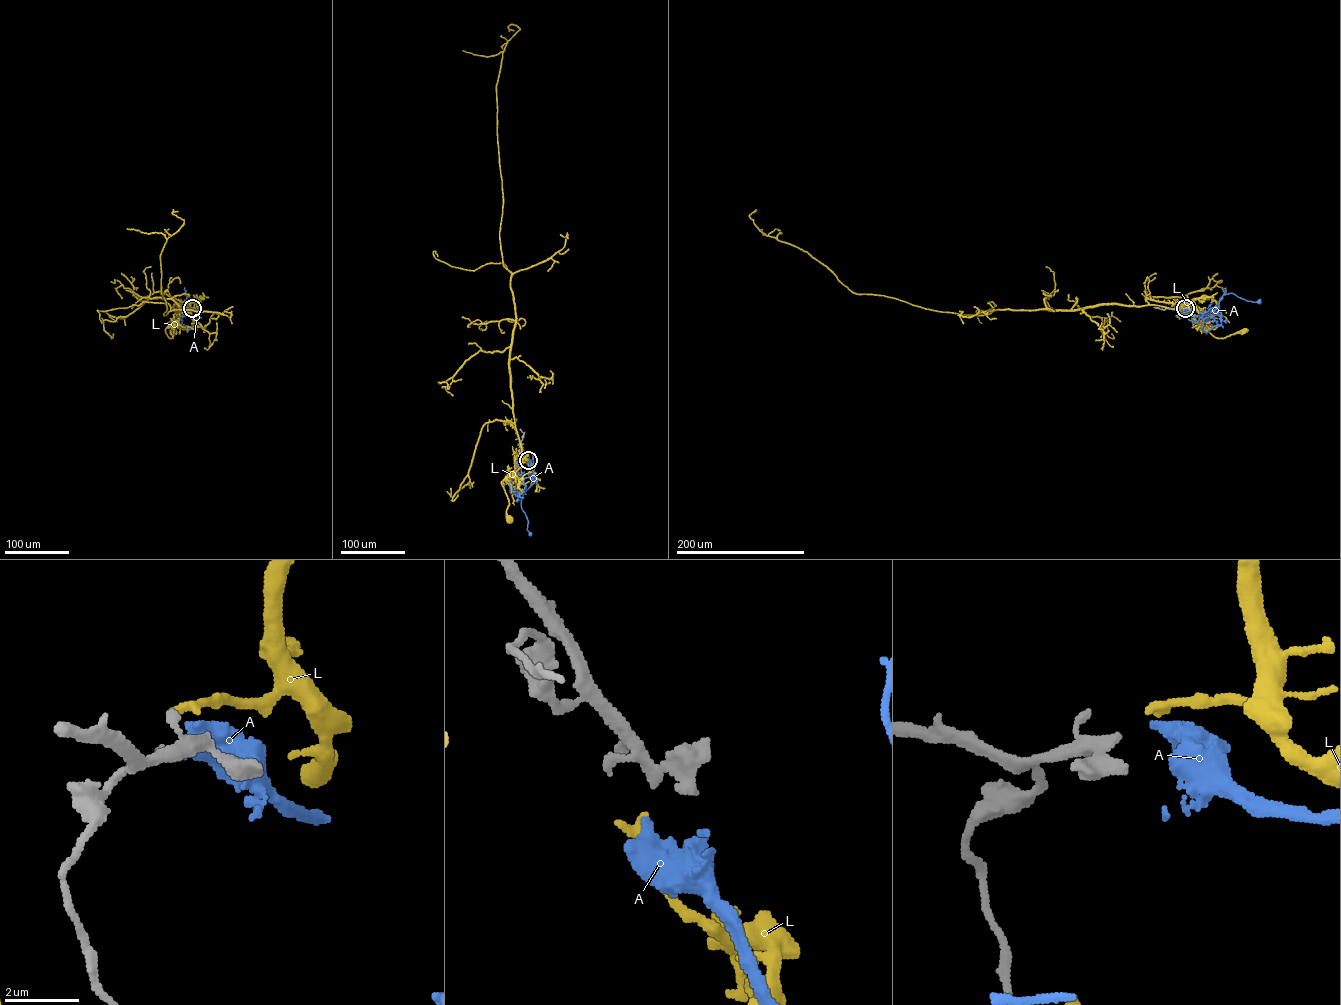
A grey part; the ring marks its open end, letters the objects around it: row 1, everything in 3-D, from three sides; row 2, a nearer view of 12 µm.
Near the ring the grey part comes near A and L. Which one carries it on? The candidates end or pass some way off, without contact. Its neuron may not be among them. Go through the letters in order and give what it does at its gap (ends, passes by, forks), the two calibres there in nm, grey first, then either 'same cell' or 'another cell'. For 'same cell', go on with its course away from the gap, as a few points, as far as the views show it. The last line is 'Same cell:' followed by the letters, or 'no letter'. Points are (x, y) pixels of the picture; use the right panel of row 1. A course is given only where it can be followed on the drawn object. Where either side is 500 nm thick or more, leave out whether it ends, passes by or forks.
A: it ends; calibres 200 and 440 nm; same cell; course (1186, 308), (1205, 313), (1217, 304), (1224, 294), (1230, 293), (1247, 301), (1259, 301)
L: it ends; calibres 200 and 280 nm; another cell
Same cell: A

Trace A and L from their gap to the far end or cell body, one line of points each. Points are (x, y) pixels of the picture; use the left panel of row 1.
A: (192, 308), (198, 313), (188, 303), (185, 293), (194, 301)
L: (192, 307), (192, 300), (180, 311), (179, 319), (165, 330), (169, 338), (173, 336), (170, 333), (173, 330)

